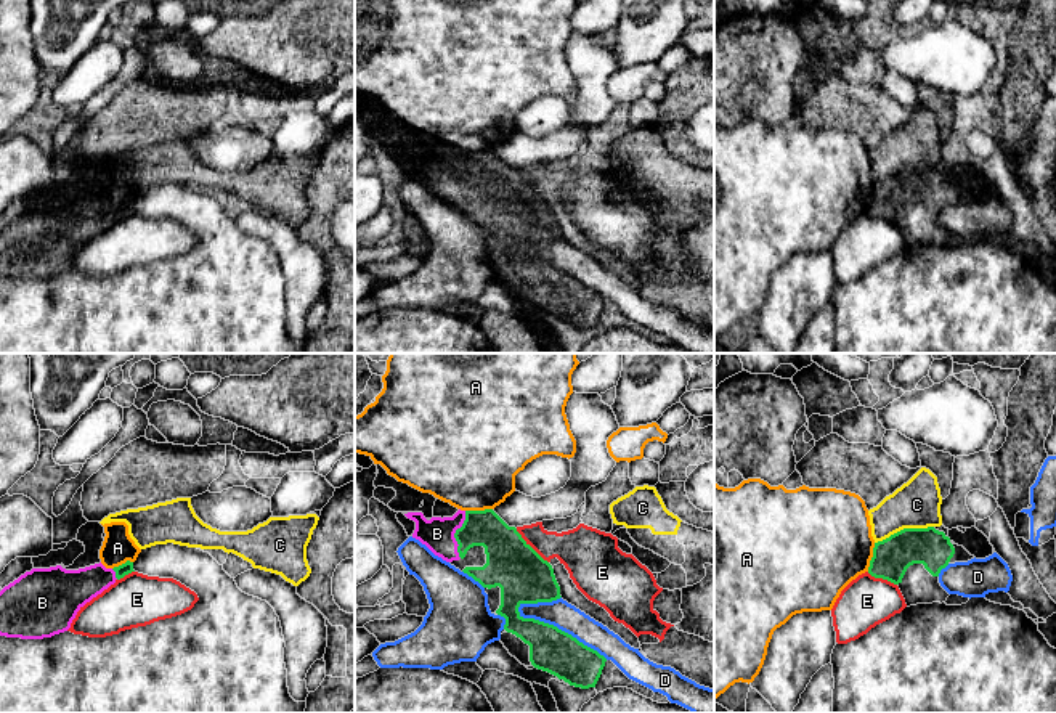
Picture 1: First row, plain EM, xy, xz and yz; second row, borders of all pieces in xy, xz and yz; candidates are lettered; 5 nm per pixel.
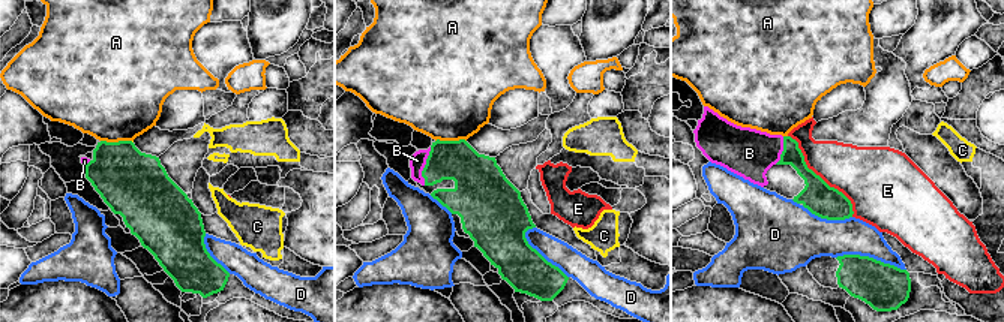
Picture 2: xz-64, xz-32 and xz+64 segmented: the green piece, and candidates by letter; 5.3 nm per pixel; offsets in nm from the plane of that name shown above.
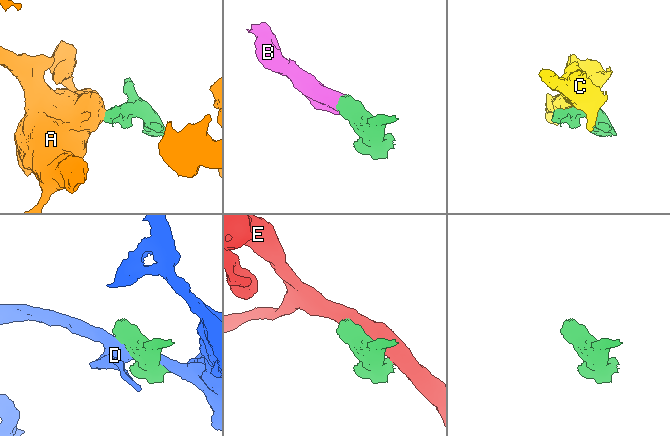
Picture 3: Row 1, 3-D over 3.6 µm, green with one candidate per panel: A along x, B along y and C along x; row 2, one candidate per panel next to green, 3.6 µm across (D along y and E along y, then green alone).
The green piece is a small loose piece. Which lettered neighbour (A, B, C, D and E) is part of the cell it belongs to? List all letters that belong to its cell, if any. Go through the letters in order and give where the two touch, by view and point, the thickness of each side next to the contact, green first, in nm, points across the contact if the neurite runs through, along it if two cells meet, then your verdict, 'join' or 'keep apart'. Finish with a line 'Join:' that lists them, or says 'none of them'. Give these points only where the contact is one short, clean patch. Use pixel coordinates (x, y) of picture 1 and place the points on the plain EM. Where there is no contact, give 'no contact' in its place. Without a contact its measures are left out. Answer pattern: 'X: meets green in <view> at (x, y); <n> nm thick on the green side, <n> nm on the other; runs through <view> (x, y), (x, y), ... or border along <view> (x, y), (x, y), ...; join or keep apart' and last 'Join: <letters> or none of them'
A: meets green in yz at (872, 198); 190 nm thick on the green side, 460 nm on the other; border along yz (875, 183), (867, 211); keep apart
B: meets green in xz at (454, 175); 190 nm thick on the green side, 160 nm on the other; runs through xz (503, 185), (493, 175), (454, 175), (437, 174); join
C: meets green in yz at (904, 169); 190 nm thick on the green side, 240 nm on the other; keep apart
D: meets green in xz at (557, 268); 220 nm thick on the green side, 140 nm on the other; keep apart
E: meets green in xz at (530, 187); 260 nm thick on the green side, 220 nm on the other; keep apart
Join: B

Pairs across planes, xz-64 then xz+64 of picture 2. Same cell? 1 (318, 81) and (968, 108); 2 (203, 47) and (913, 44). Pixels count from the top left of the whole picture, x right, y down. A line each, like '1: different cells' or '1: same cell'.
1: same cell
2: different cells

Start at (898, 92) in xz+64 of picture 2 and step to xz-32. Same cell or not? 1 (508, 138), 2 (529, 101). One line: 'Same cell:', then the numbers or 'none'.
Same cell: 1

